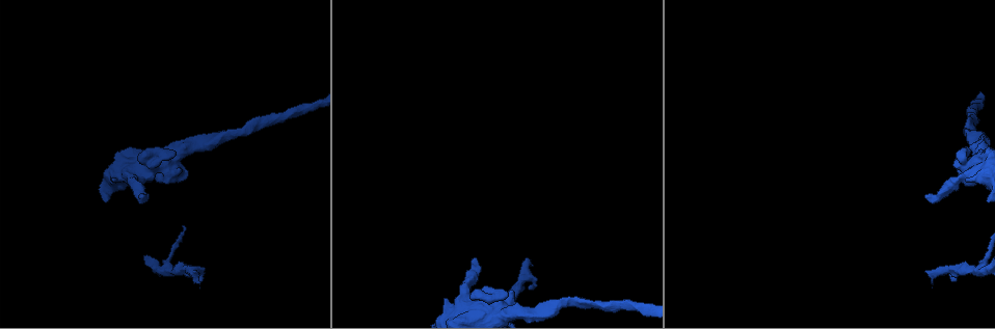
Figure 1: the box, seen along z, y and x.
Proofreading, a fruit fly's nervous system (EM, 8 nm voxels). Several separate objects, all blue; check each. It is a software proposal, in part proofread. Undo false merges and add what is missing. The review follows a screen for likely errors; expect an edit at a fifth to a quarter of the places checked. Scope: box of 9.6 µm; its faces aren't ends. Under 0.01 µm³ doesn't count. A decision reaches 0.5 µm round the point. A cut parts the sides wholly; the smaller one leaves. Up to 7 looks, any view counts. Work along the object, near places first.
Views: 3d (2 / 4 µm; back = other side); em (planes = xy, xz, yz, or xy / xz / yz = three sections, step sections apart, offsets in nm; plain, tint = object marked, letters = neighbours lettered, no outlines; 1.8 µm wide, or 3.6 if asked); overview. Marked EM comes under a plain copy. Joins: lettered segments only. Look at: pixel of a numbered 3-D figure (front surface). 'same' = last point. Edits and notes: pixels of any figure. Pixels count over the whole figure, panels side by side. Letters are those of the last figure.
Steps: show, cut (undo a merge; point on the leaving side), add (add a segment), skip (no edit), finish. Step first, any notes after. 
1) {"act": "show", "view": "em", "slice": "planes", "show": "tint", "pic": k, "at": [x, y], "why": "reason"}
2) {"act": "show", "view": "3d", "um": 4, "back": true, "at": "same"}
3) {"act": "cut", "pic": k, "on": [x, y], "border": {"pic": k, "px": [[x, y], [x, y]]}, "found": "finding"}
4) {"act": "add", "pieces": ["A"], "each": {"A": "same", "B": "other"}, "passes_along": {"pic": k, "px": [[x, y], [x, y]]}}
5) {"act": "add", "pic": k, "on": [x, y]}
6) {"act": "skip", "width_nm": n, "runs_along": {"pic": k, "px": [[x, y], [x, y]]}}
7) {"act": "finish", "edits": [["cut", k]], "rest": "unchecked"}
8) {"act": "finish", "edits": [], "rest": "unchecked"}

{"act": "show", "view": "em", "slice": "planes", "show": "letters", "pic": 1, "at": [530, 265], "why": "branch stops here"}

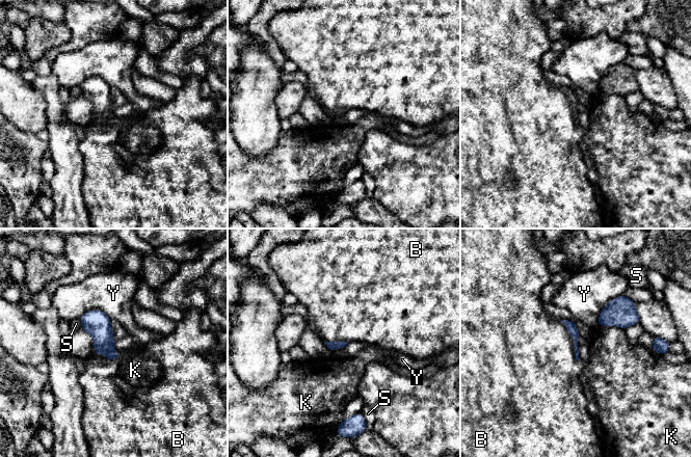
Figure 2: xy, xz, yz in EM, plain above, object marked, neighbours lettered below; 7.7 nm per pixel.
{"act": "add", "pieces": ["B"], "each": {"B": "same", "K": "other", "S": "other", "Y": "other"}, "passes_along": {"pic": 2, "px": [[570, 326], [574, 340], [542, 348]]}, "found": "the neuron continues"}

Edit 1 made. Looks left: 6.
{"act": "show", "view": "overview"}

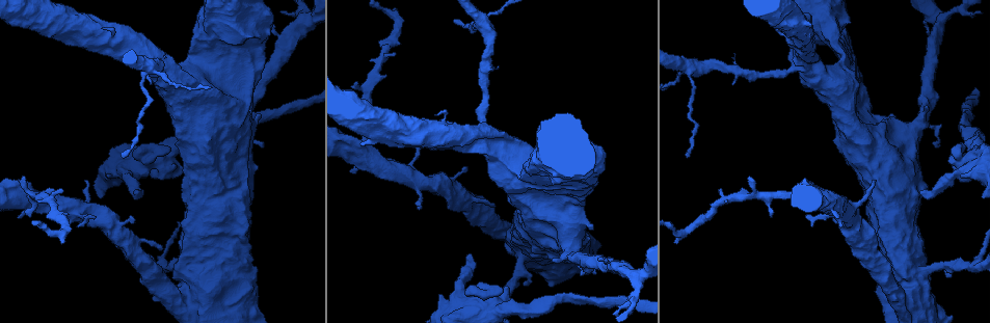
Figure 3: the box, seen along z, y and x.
{"act": "show", "view": "em", "um": 3.6, "slice": "planes", "show": "tint", "pic": 3, "at": [128, 167], "why": "thick turns thin"}

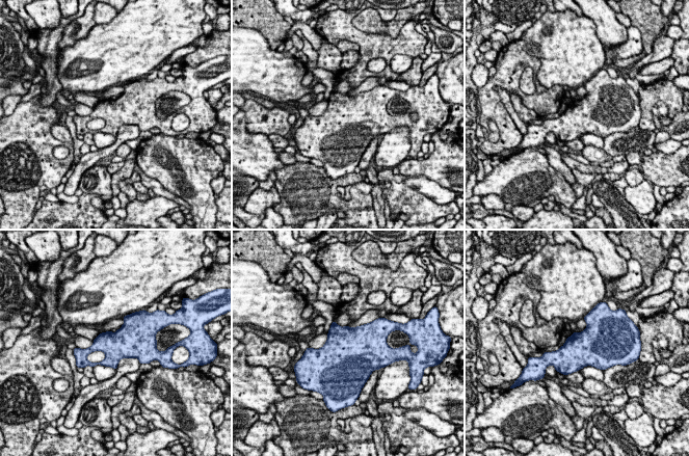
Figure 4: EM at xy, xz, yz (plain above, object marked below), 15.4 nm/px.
{"act": "show", "view": "em", "um": 3.6, "slice": "planes", "show": "letters", "at": "same", "why": "what lies round it"}

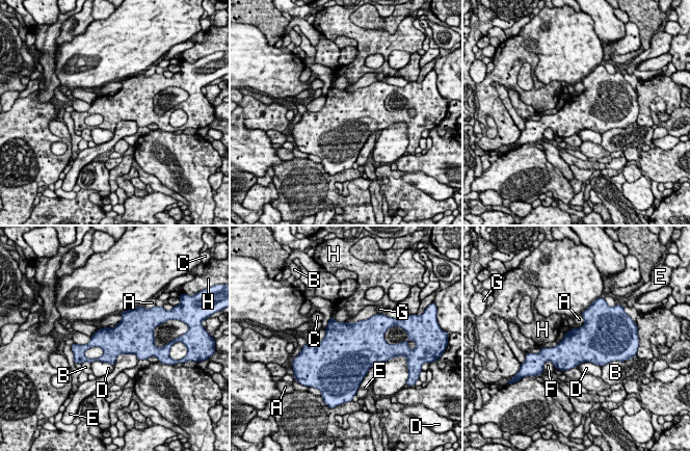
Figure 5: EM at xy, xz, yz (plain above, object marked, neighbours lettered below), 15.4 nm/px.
{"act": "skip", "longest_contact_nm": ["E", 400], "each": {"A": "other", "B": "other", "C": "other", "D": "other", "E": "other", "F": "other", "G": "other", "H": "other"}, "found": "continuous, no second neuron"}

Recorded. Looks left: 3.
{"act": "finish", "edits": [["add", 2]], "rest": "unchecked"}

